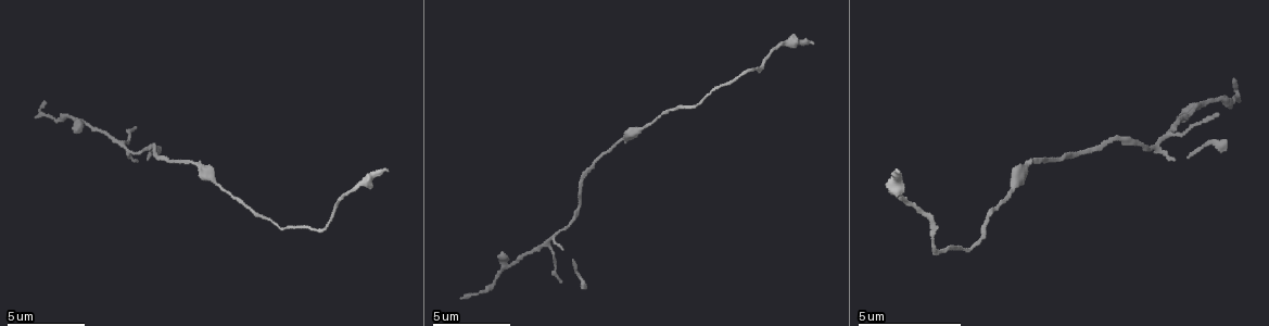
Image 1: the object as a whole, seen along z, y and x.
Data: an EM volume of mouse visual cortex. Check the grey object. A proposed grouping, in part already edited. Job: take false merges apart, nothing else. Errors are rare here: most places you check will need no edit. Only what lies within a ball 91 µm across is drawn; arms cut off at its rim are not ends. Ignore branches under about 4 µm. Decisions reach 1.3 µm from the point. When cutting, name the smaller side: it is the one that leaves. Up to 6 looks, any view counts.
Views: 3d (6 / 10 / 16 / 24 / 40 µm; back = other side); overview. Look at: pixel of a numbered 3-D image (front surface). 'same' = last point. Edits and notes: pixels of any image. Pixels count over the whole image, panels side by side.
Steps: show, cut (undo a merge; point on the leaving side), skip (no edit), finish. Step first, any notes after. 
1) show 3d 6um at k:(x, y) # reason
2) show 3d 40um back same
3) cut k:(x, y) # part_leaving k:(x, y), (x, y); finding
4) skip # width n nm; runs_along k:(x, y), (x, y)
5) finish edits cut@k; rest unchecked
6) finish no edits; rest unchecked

show 3d 16um at 1:(205, 168)

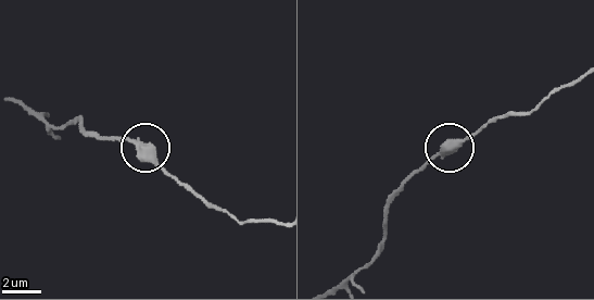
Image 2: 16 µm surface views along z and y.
skip # side_arm 17 um; runs_along 2:(138, 150), (141, 145), (99, 140); one neuron here

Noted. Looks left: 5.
show 3d 10um at 1:(930, 237) # narrows sharply

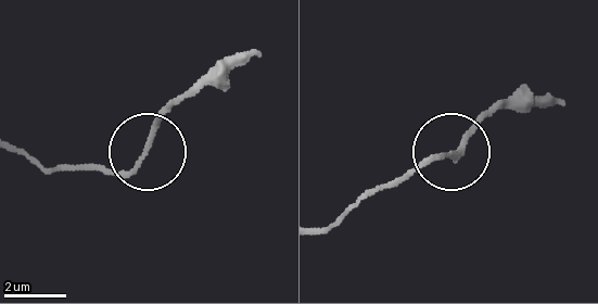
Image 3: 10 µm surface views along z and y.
skip # all the same neuron

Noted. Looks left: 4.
show 3d 10um at 1:(1158, 147) # four or more arms meet

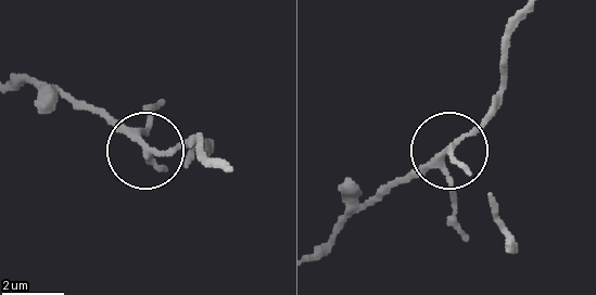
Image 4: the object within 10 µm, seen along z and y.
show 3d 10um back at 4:(451, 149) # from behind

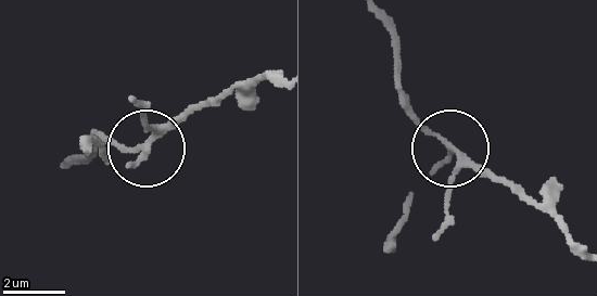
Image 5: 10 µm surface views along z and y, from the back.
skip # one neuron here

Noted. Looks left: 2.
finish no edits; rest unchecked

